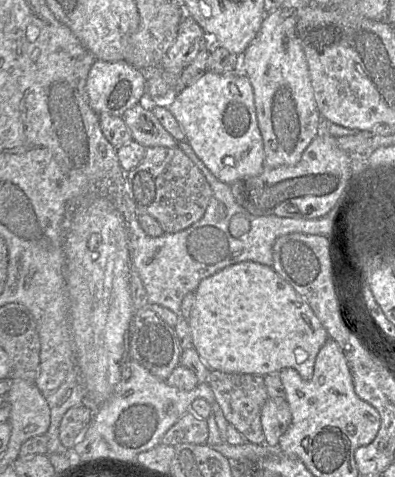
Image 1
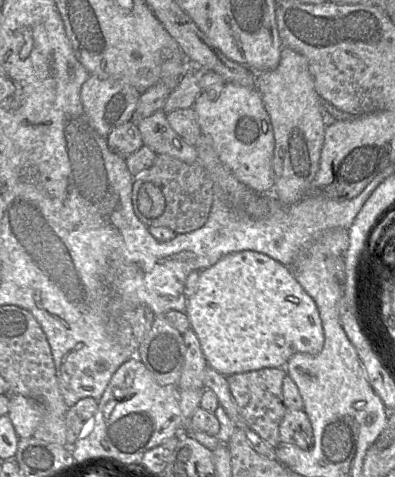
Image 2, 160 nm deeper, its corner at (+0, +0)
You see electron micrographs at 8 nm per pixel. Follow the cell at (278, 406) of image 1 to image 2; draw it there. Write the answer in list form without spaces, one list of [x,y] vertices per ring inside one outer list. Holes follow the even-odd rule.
[[[287,410],[279,426],[280,443],[309,450],[314,444],[311,422],[303,410]]]

